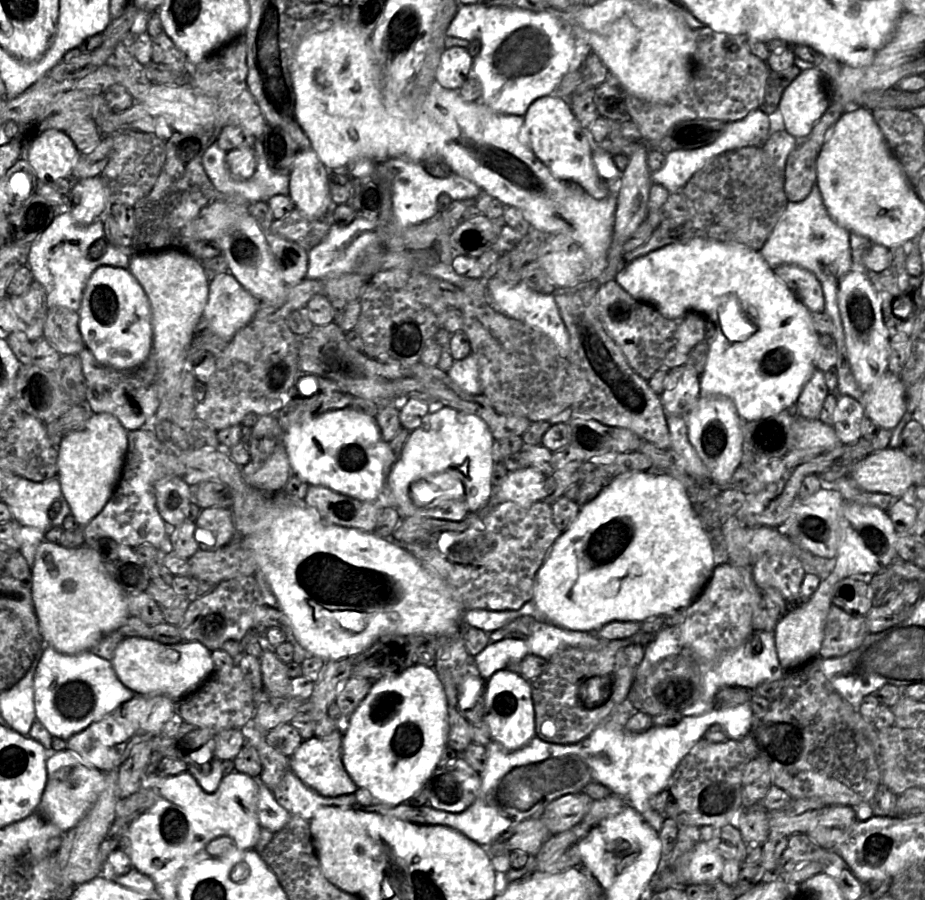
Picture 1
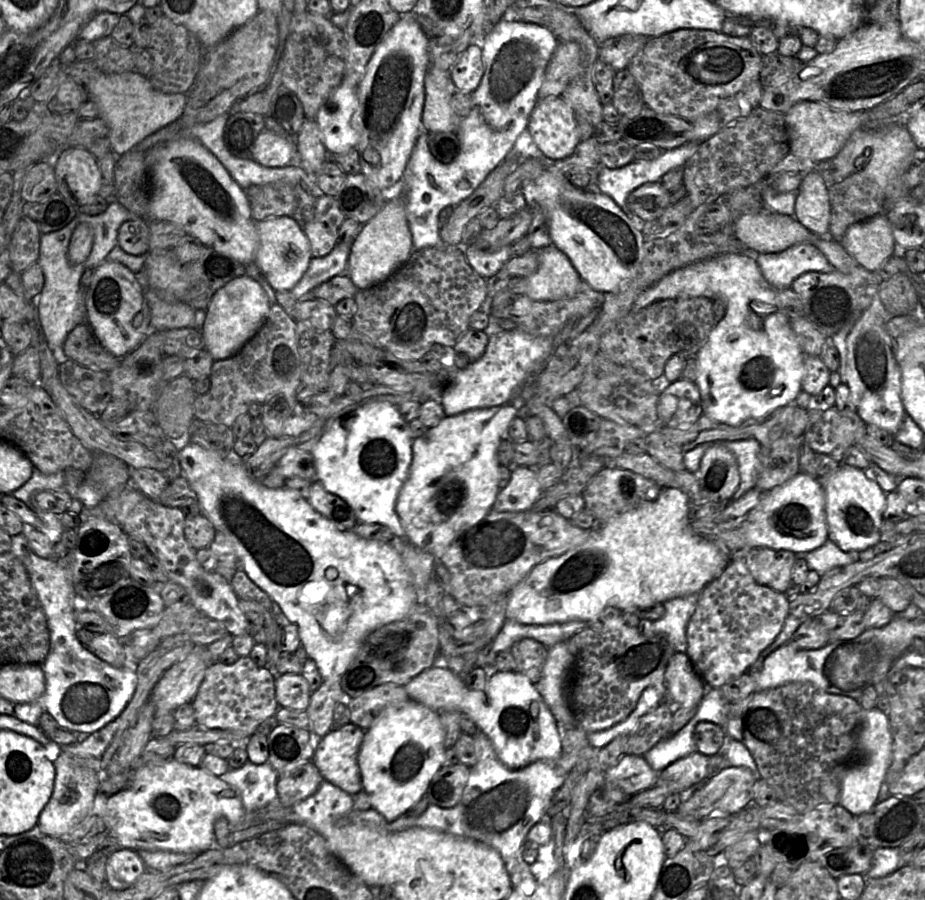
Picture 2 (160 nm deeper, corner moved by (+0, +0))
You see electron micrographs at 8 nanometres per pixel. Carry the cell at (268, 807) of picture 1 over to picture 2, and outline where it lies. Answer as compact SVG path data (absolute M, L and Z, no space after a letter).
M247 760L241 768L229 768L219 777L239 790L246 812L261 810L277 797L278 773L268 762L258 765Z

